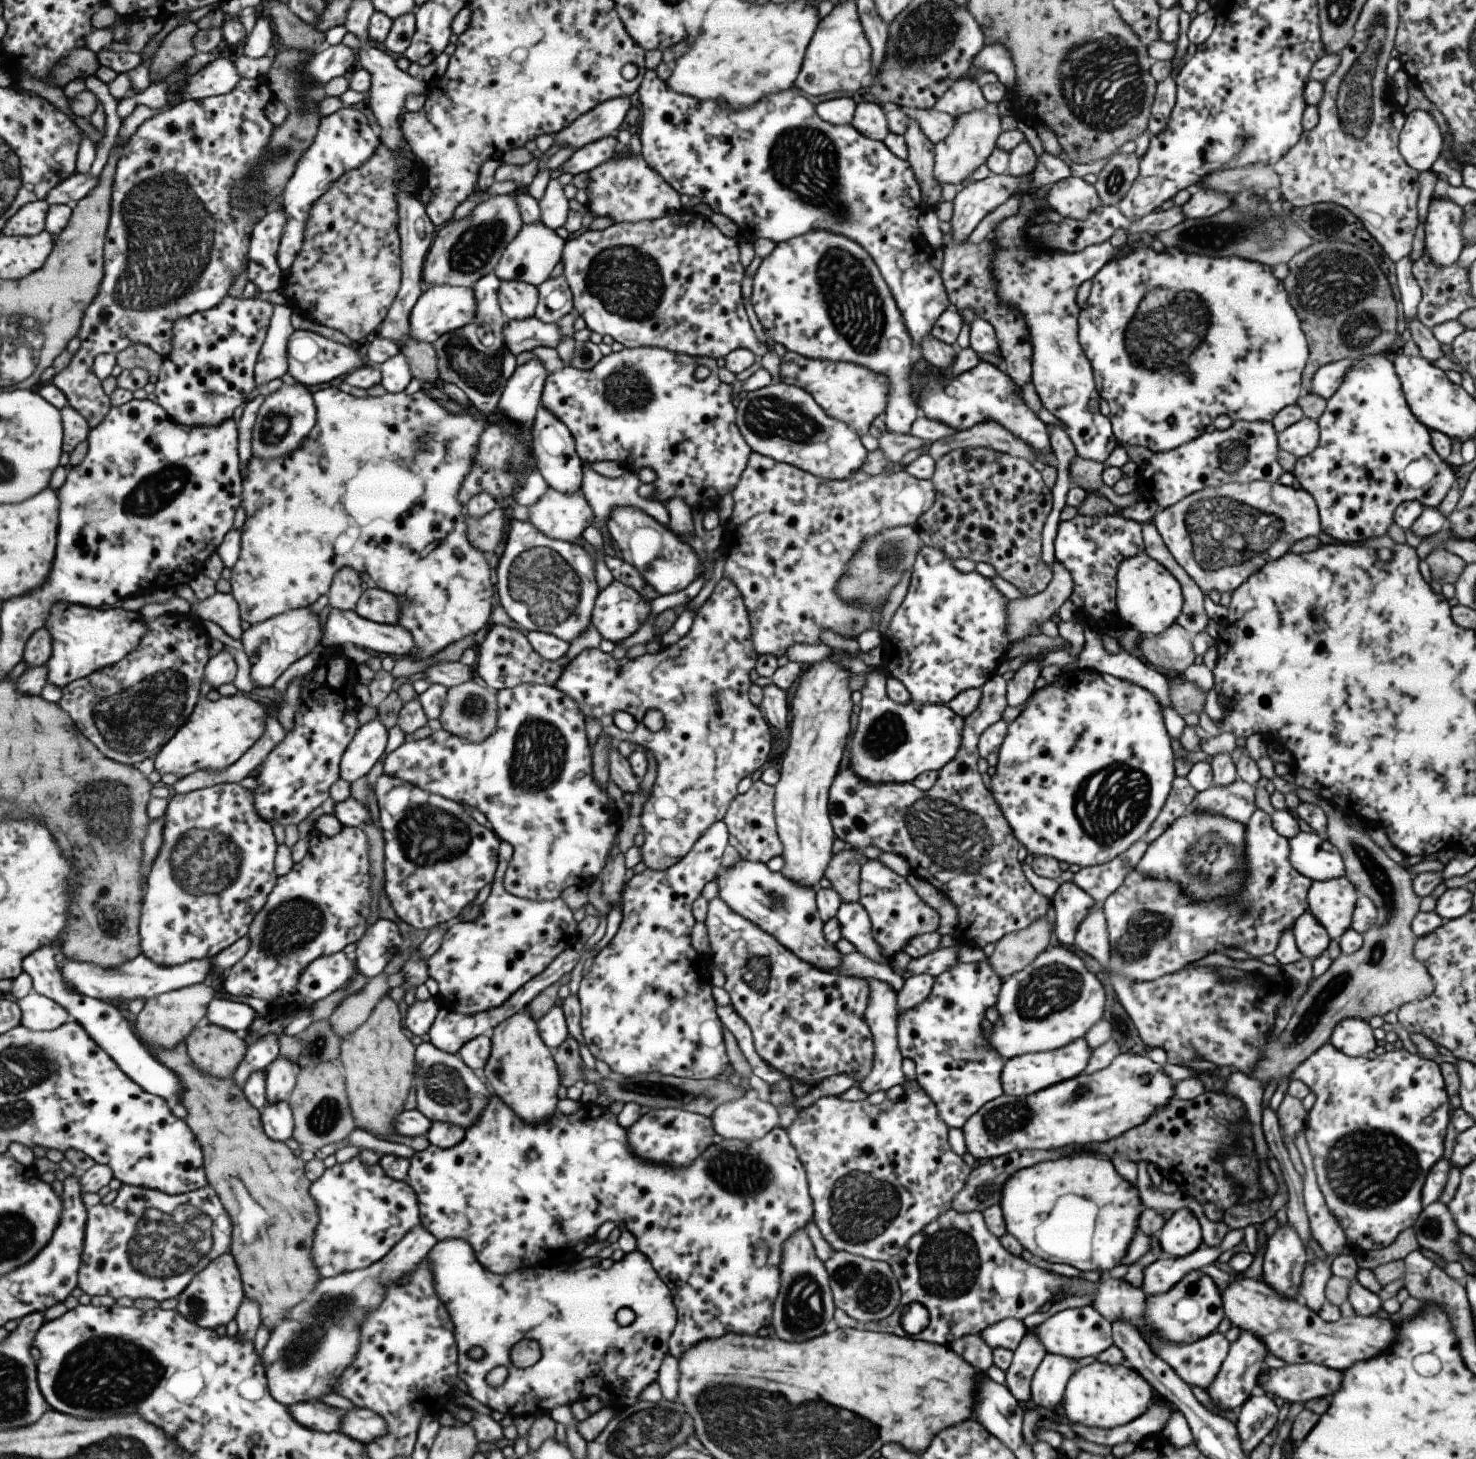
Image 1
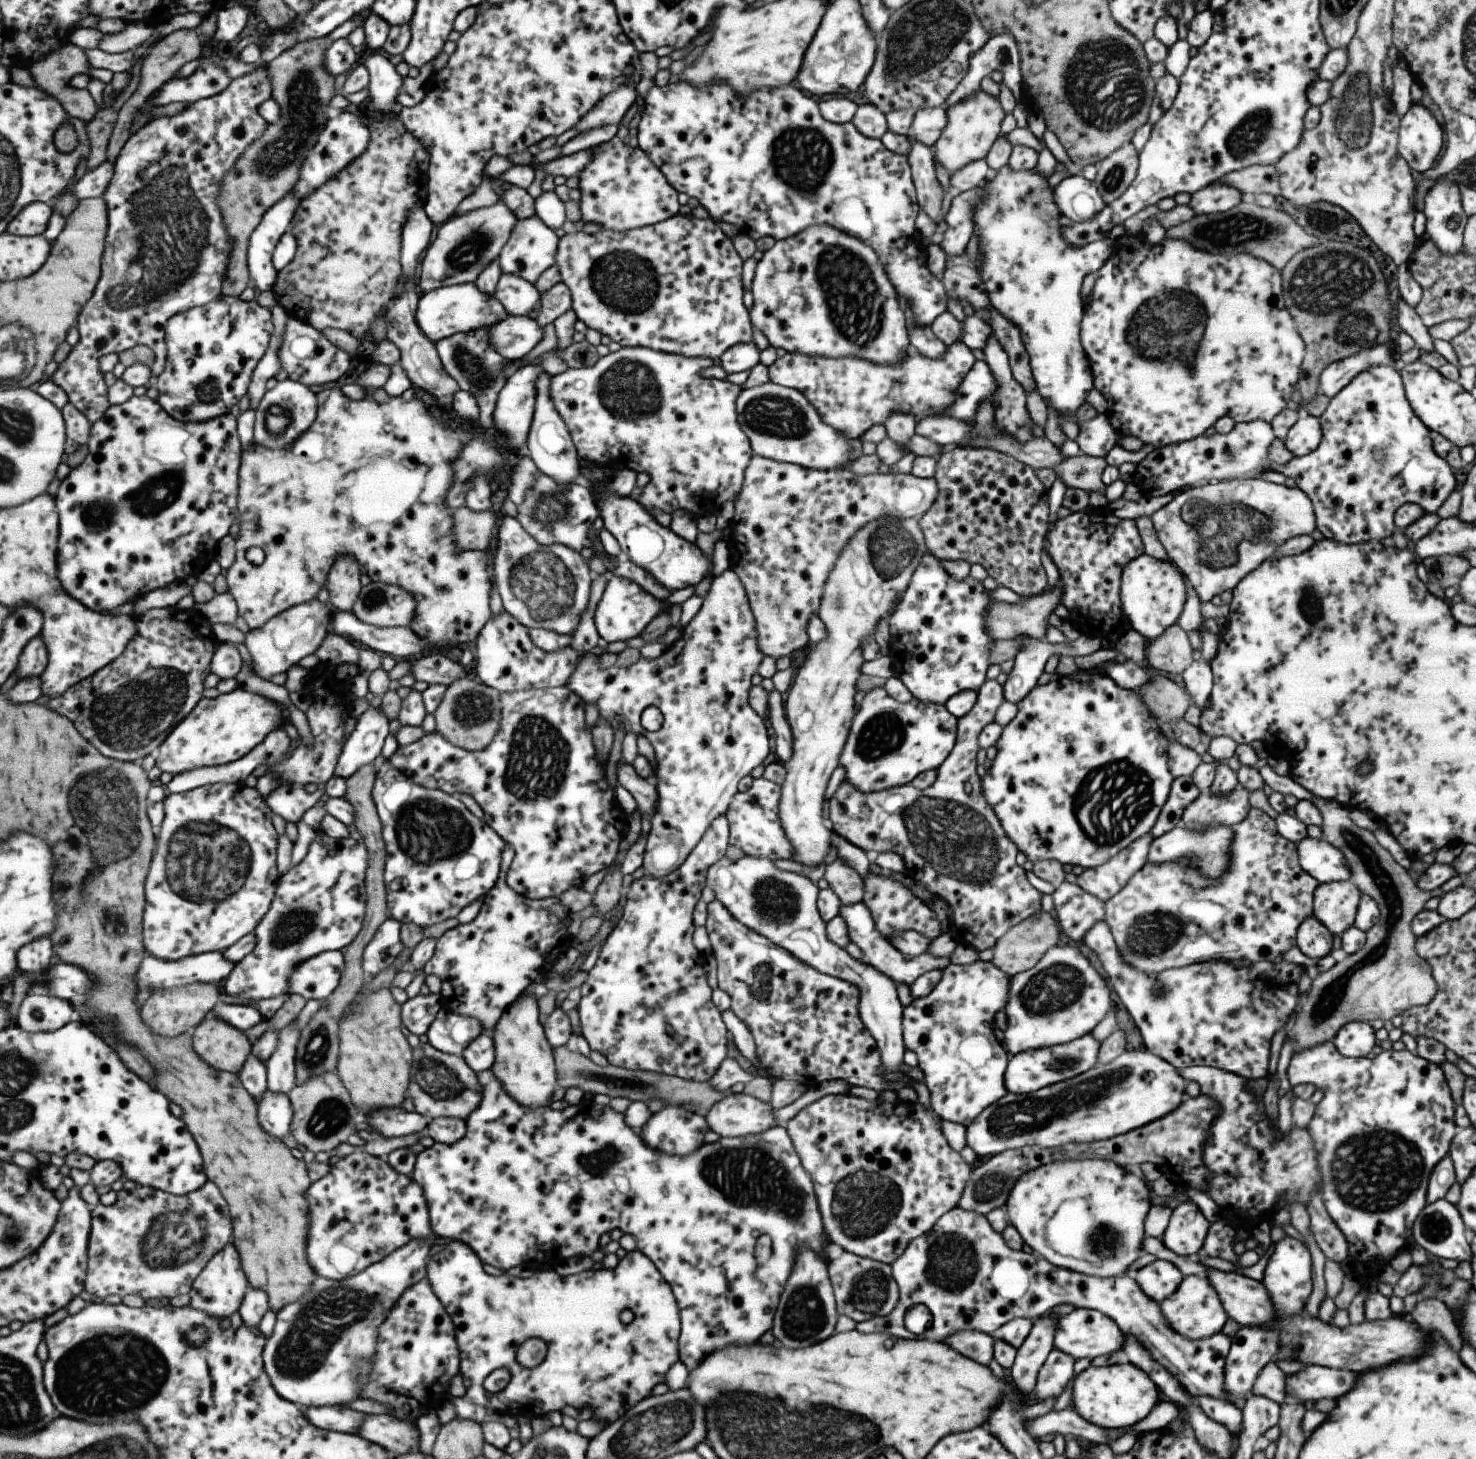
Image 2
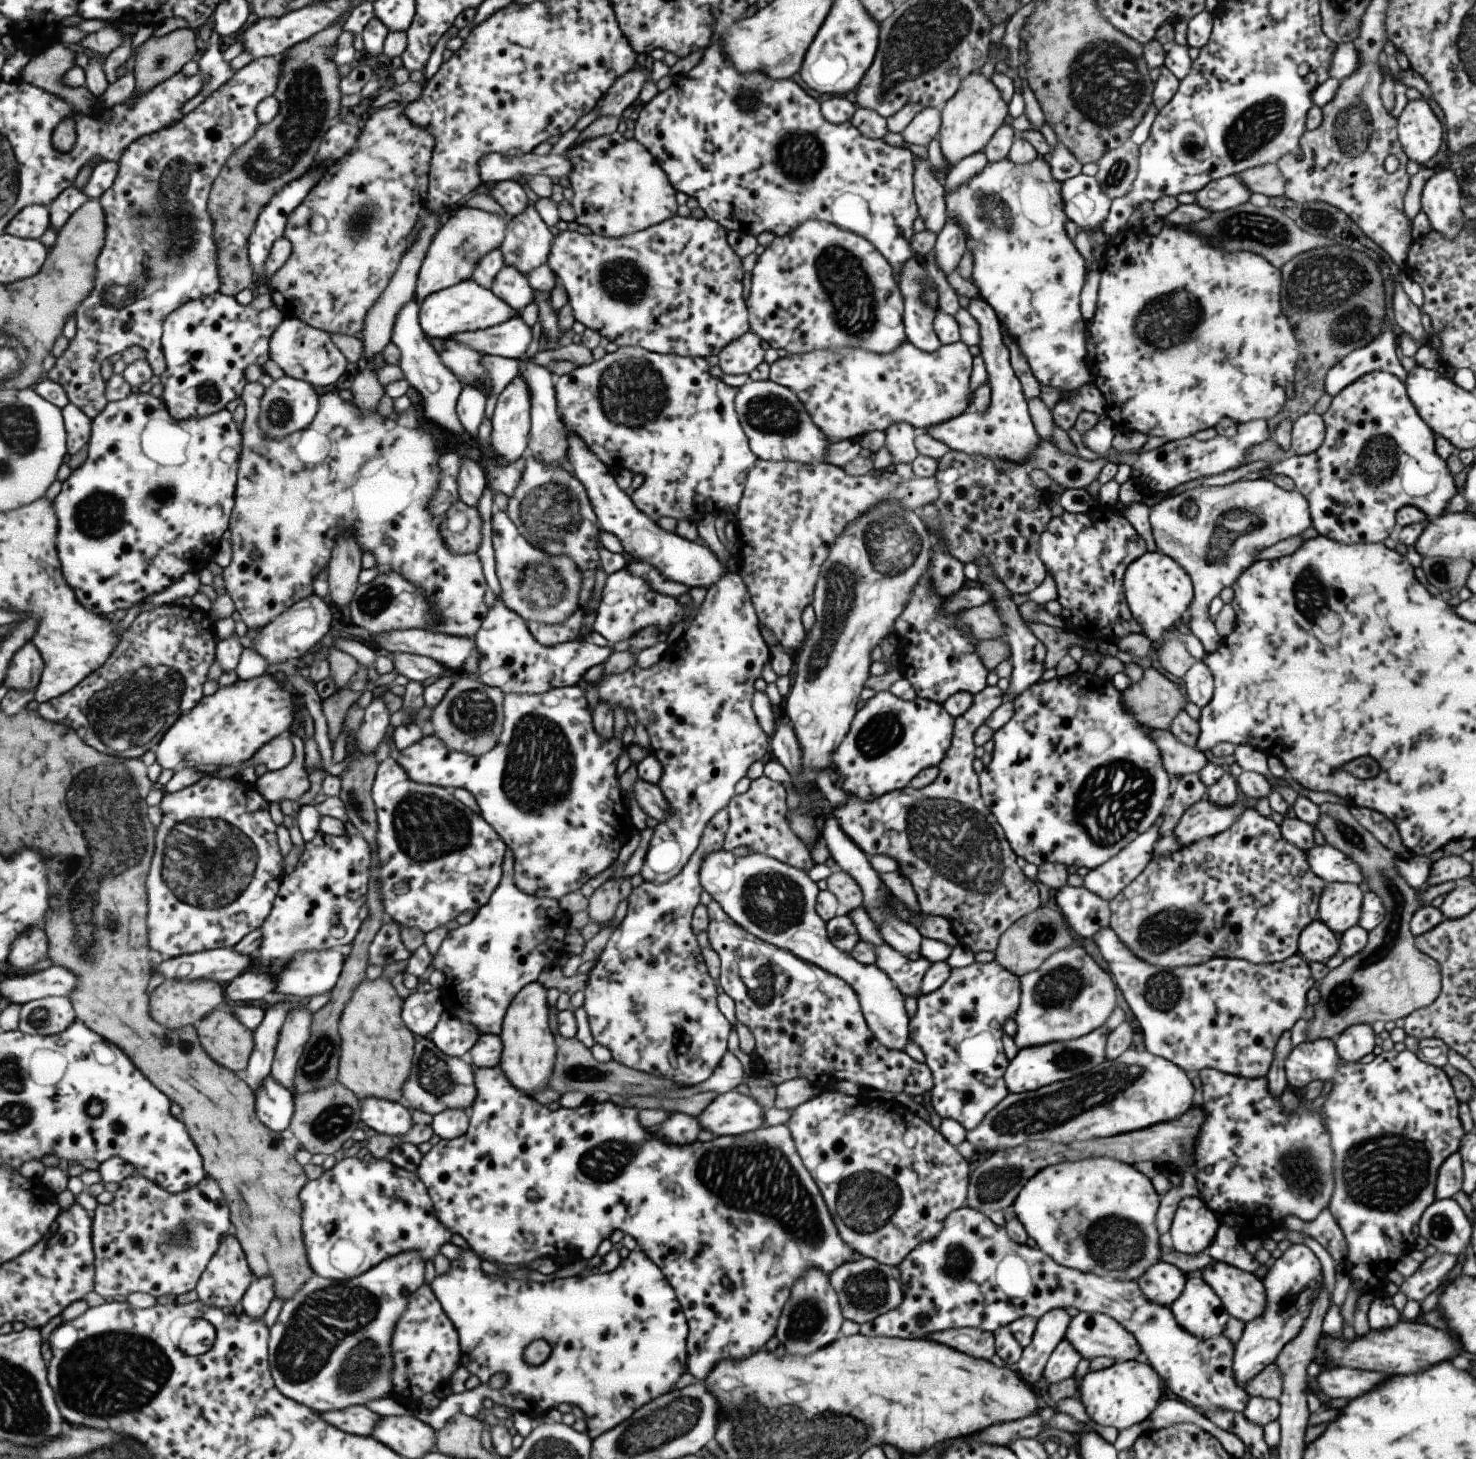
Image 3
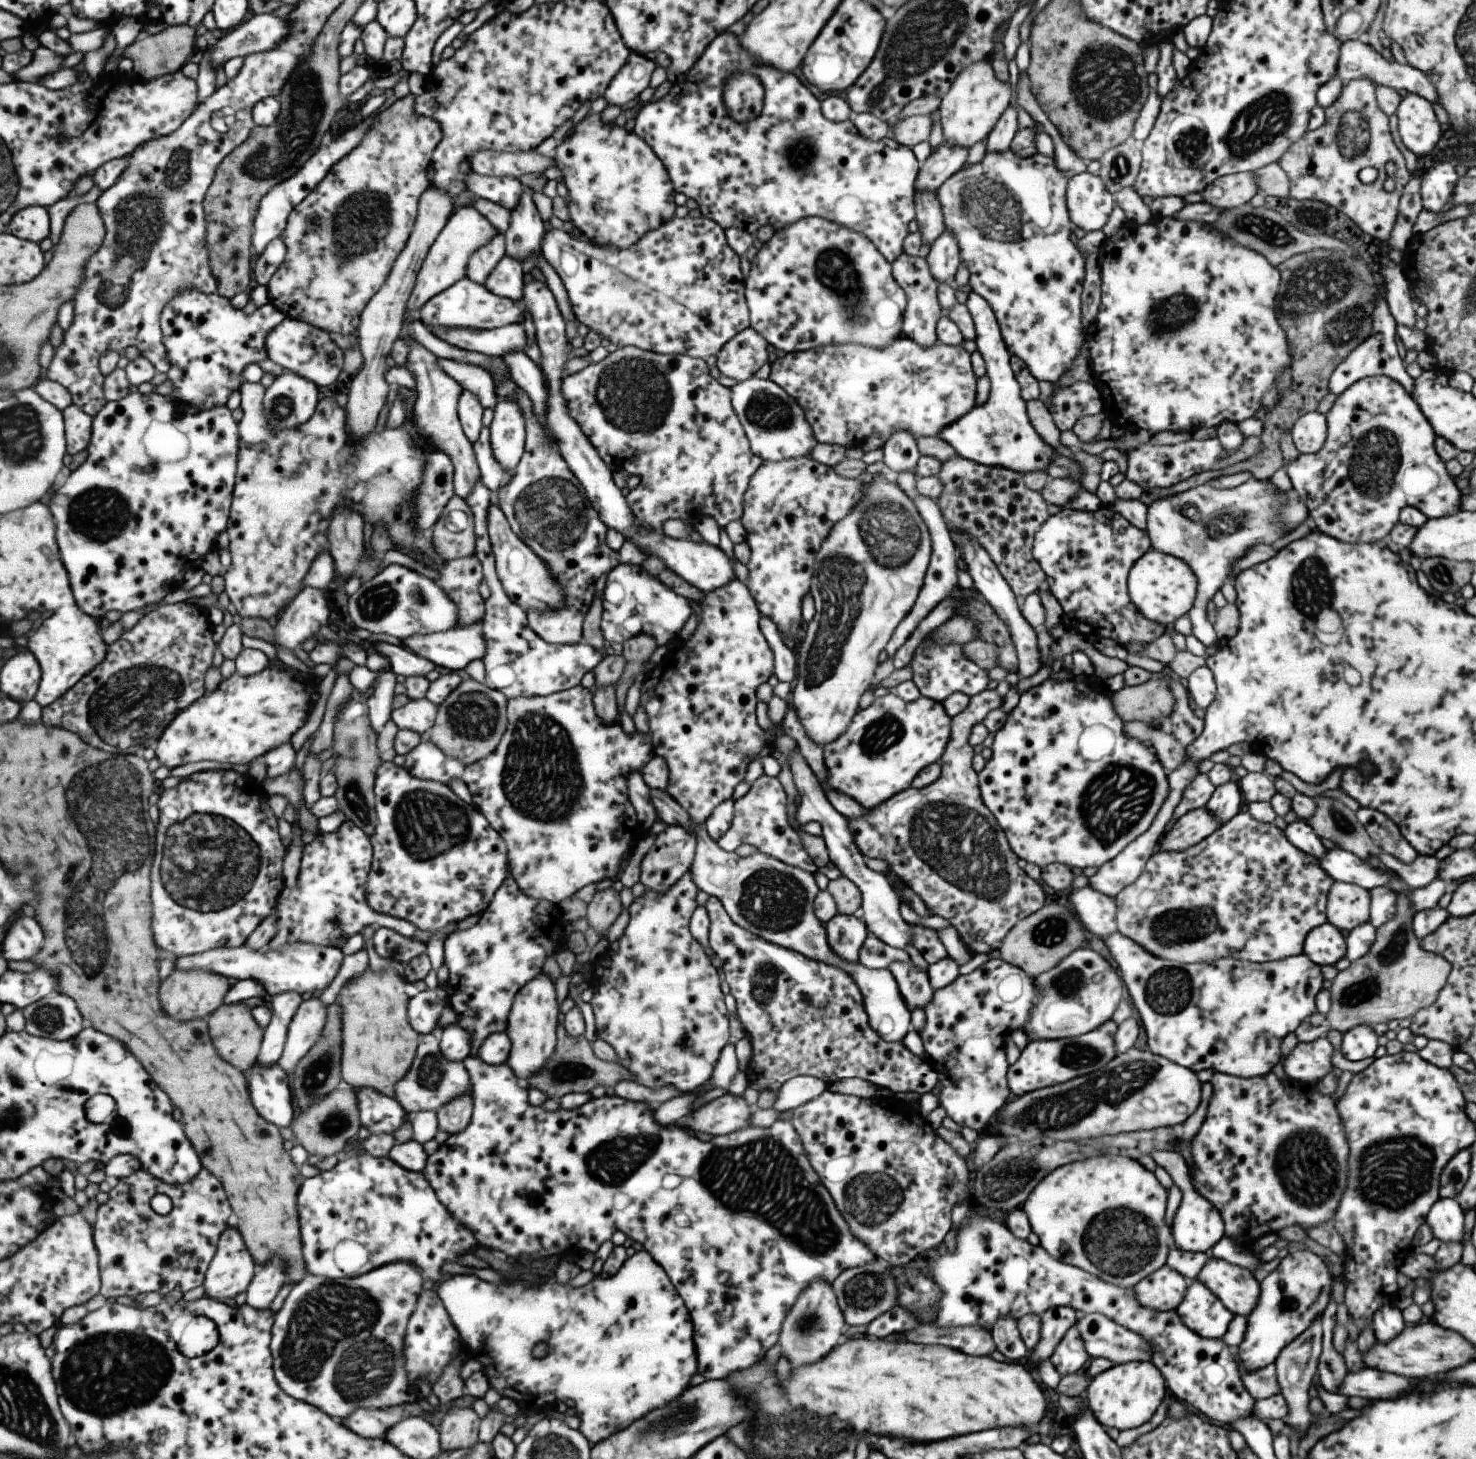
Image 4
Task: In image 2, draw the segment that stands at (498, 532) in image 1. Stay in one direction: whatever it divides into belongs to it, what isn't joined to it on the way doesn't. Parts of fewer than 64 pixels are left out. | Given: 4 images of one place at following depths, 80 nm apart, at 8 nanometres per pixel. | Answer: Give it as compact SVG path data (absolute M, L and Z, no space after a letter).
M465 506L452 510L452 535L456 546L464 551L489 549L487 544L494 538L495 517L490 511L472 511Z

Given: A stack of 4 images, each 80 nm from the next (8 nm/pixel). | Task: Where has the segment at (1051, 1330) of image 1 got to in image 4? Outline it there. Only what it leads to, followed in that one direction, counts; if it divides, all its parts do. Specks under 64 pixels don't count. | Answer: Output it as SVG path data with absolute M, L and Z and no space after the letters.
M1085 1313L1075 1324L1084 1342L1084 1349L1091 1359L1100 1356L1116 1365L1151 1360L1150 1344L1142 1336L1102 1314Z

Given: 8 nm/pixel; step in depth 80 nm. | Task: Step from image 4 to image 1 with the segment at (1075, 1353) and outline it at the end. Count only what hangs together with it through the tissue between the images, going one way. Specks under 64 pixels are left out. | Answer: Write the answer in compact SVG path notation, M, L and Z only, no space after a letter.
M1047 1353L1035 1369L1030 1382L1030 1399L1036 1406L1051 1408L1064 1396L1067 1380L1077 1368L1076 1360Z

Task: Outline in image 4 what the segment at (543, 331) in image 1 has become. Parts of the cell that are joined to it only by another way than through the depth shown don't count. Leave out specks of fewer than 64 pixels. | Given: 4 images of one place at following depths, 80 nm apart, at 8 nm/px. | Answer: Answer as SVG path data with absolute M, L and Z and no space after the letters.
M520 324L496 329L427 327L433 336L449 346L481 352L487 356L503 356L513 351L525 351L525 333Z

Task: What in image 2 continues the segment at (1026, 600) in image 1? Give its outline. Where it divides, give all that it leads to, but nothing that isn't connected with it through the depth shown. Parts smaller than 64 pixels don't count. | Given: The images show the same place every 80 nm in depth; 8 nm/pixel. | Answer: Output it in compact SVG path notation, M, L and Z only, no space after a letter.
M1058 579L1056 586L1050 592L1029 597L1027 601L1020 604L1010 605L991 601L984 612L985 634L993 640L1011 640L1017 638L1019 635L1029 637L1030 639L1046 638L1048 627L1046 618L1052 612L1052 608L1059 603L1061 589L1060 579Z

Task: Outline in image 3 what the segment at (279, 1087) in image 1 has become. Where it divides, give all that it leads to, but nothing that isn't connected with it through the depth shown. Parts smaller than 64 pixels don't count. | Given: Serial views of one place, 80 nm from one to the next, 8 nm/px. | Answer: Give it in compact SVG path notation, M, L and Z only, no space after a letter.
M307 1005L295 1007L283 1027L271 1075L289 1090L294 1088L301 1055L312 1035L315 1014Z

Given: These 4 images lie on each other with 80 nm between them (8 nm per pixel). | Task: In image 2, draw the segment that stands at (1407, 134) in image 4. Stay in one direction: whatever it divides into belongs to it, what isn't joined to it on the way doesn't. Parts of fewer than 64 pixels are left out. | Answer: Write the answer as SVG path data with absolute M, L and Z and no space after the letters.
M1413 103L1399 119L1397 152L1409 168L1421 173L1433 166L1443 146L1442 127L1421 103Z

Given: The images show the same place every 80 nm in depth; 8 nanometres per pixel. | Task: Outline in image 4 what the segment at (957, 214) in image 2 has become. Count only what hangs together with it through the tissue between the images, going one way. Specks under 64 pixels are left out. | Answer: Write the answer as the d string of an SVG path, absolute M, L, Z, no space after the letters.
M943 231L931 244L924 258L936 284L953 286L953 276L960 263L959 249L951 233Z

